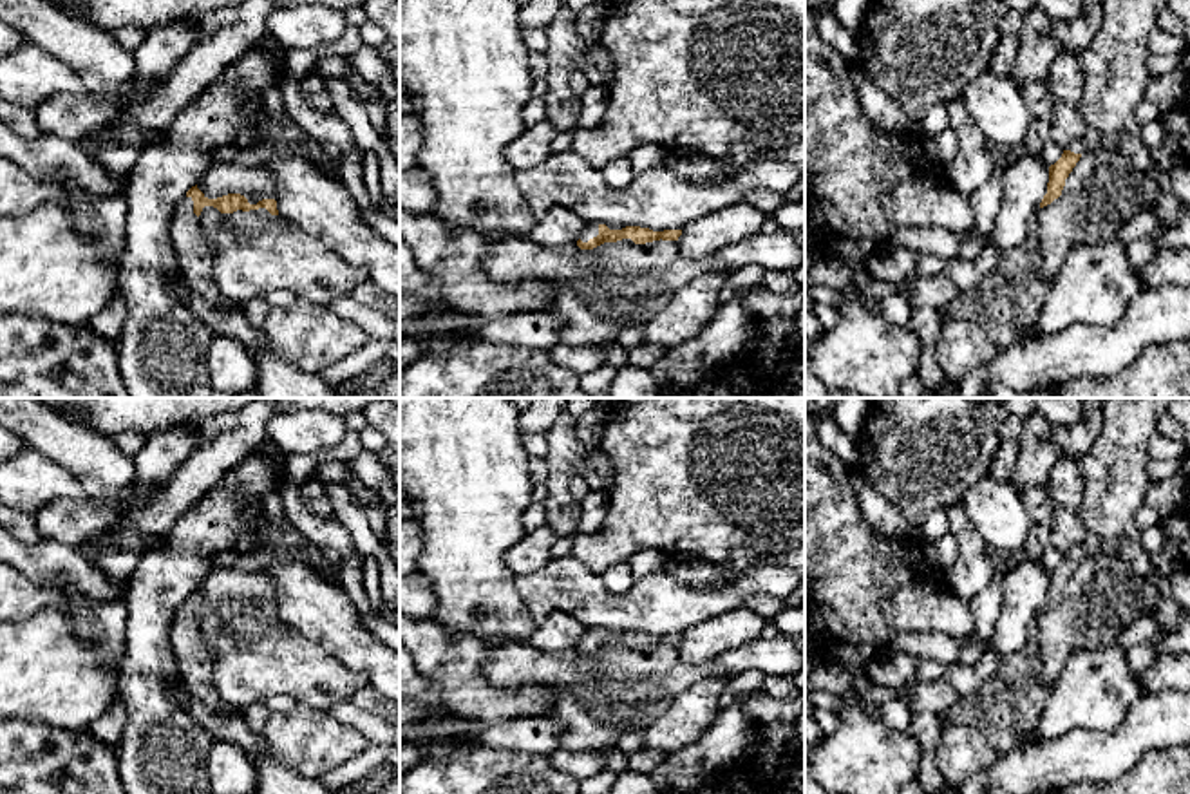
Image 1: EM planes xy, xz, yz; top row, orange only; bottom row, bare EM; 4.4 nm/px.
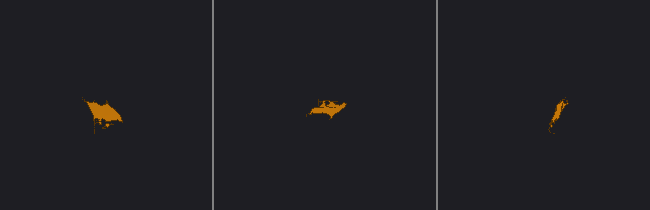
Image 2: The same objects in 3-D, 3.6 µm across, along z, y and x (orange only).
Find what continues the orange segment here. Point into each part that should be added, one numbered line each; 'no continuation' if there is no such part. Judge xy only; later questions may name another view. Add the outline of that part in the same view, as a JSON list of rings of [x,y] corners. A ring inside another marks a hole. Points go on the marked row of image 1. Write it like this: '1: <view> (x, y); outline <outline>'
1: xy (250, 223); outline [[[266,208],[250,212],[237,210],[233,213],[224,213],[224,217],[239,237],[257,237],[266,224],[275,219]]]

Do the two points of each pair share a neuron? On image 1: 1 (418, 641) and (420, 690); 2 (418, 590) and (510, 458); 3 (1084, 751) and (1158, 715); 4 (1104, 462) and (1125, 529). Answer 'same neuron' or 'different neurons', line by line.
1: different neurons
2: different neurons
3: same neuron
4: same neuron

